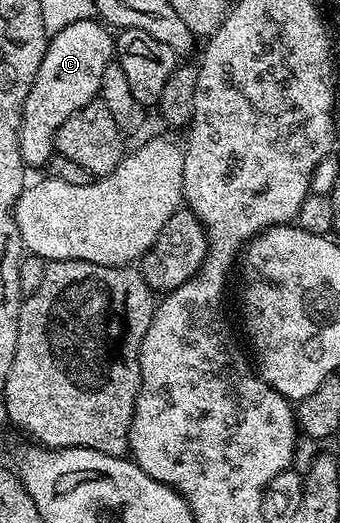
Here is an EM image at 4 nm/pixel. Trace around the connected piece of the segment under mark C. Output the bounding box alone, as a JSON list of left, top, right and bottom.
[21,19,114,167]

